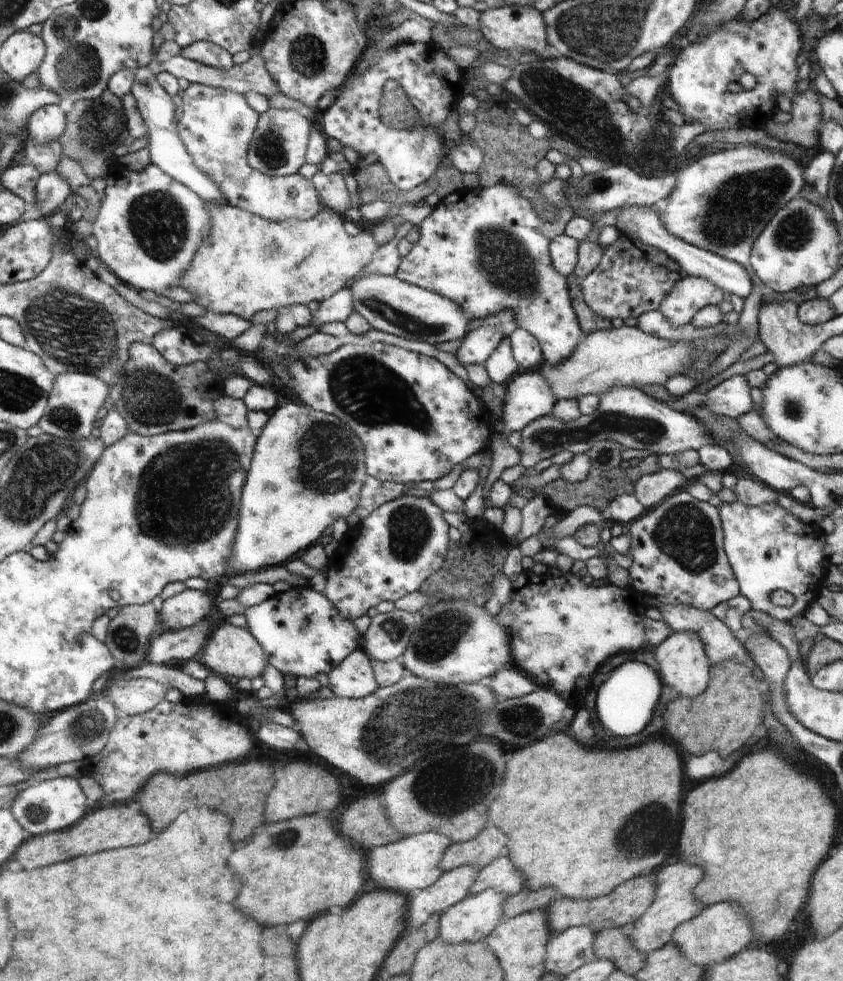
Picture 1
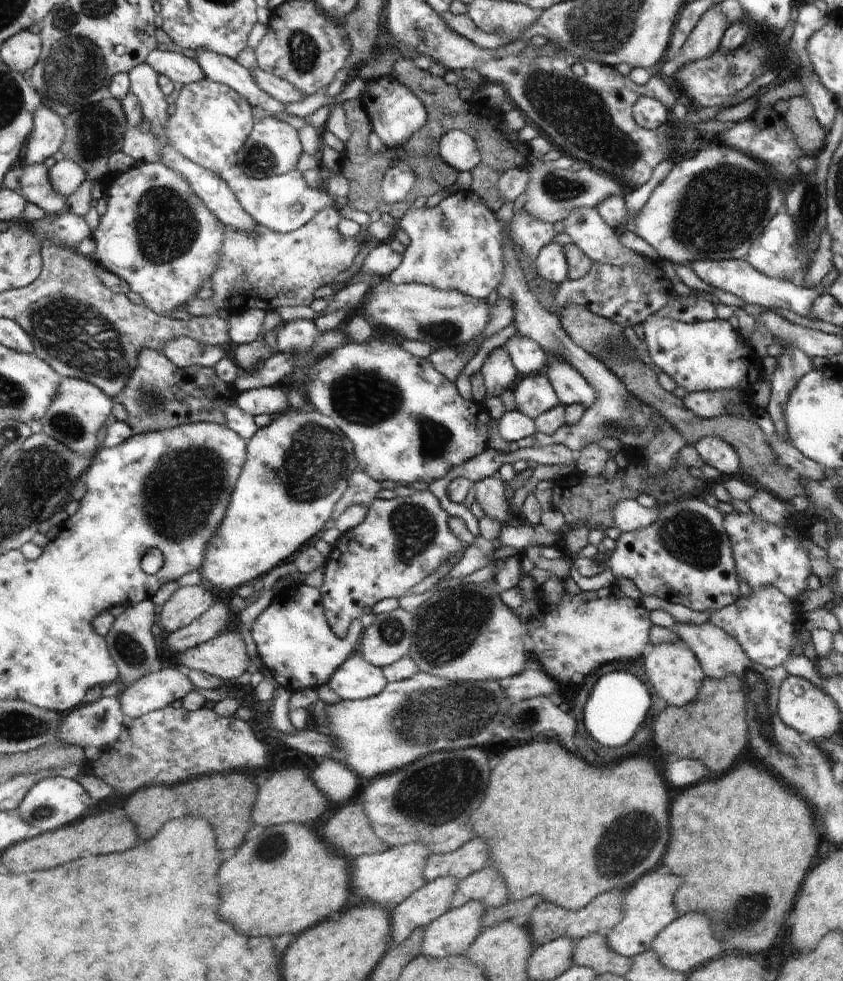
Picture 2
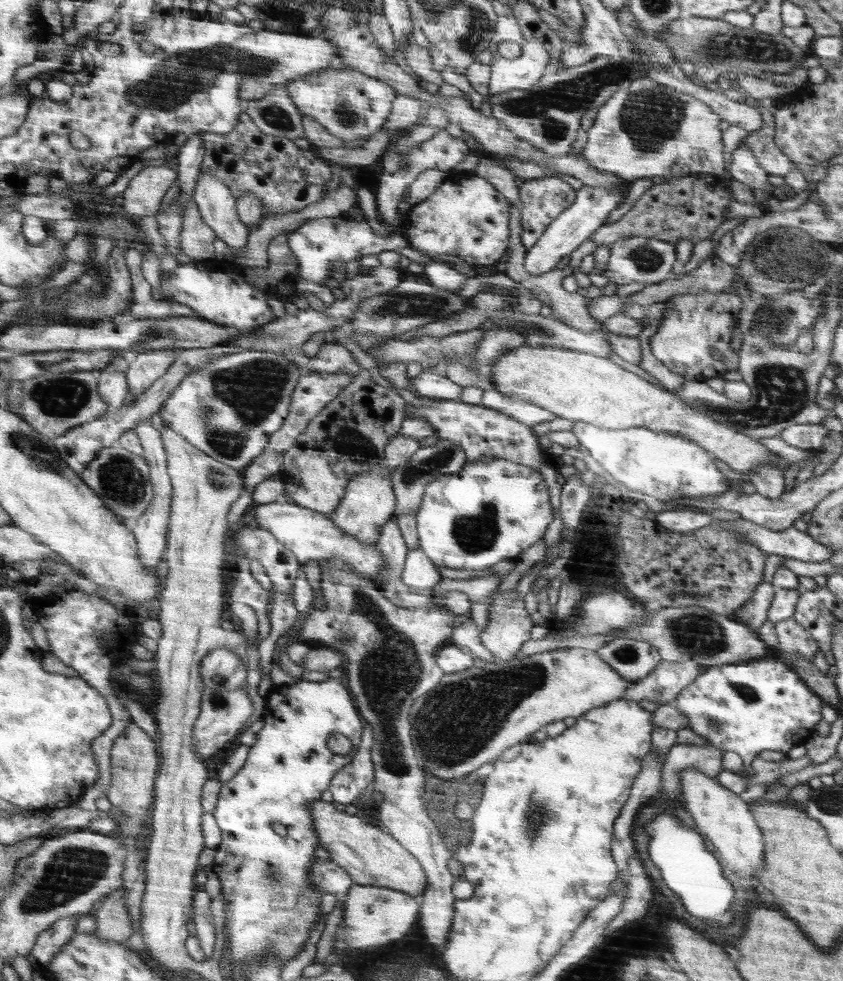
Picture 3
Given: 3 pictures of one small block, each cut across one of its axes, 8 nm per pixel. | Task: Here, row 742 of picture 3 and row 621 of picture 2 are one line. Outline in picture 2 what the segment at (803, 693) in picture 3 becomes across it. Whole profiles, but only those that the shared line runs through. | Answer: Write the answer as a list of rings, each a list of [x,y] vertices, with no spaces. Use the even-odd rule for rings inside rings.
[[[767,587],[760,591],[751,590],[749,597],[745,599],[740,597],[734,605],[712,611],[709,621],[728,631],[753,662],[767,668],[775,668],[784,665],[790,656],[794,632],[800,631],[804,624],[803,620],[804,616],[797,601],[776,588]]]

